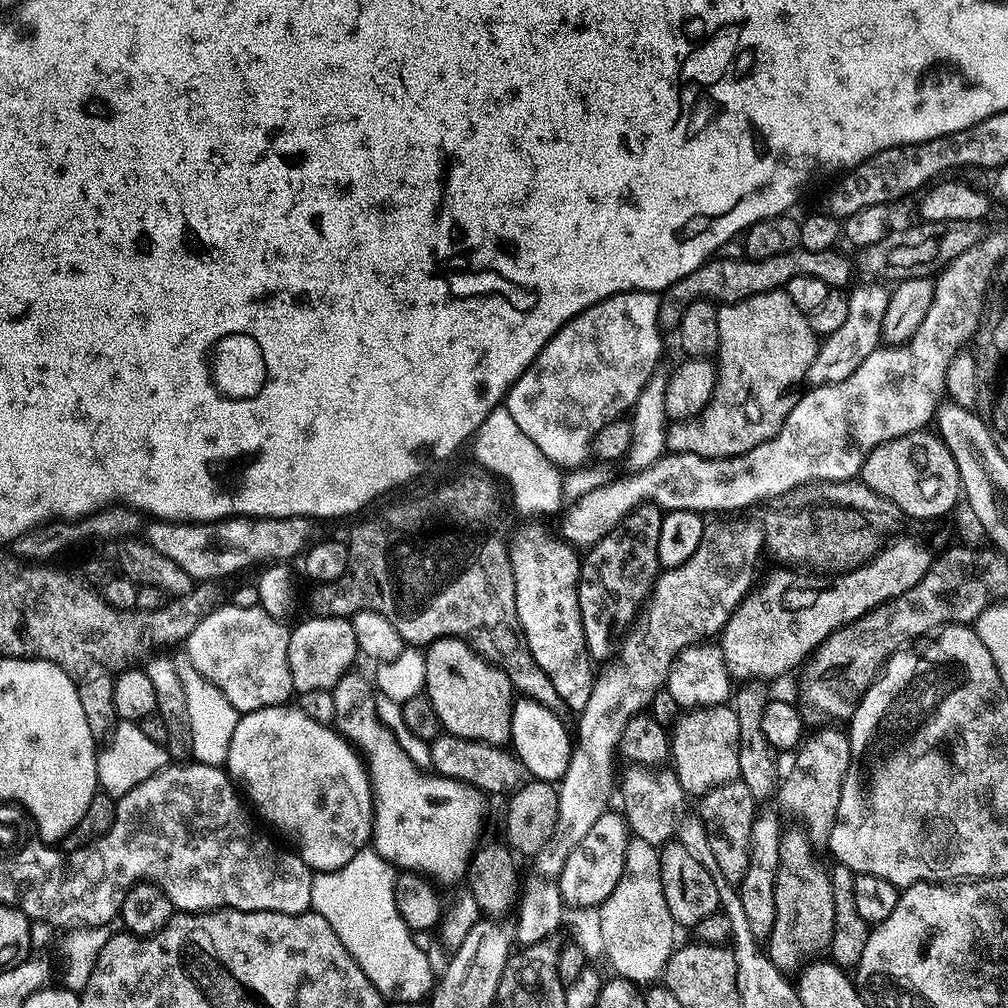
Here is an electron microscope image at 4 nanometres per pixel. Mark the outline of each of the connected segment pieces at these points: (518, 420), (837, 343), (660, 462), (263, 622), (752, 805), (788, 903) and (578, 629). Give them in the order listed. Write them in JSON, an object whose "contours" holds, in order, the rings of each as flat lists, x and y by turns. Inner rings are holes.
{"contours":[[[619,292,592,304,566,322,546,342,538,358,508,391,506,407,514,423,561,469,576,468,583,462,596,432,612,420,619,420,635,404,638,394,652,379,660,358,660,296,654,292]],[[880,282,864,283,868,284,860,284,848,292,846,322,842,322,838,330,823,337,822,343,817,347,816,357,810,364,806,377,809,385,833,384,850,378,850,374,854,374,854,370,858,370,858,366,862,366,862,362,866,362,866,358,870,358,870,354,874,354,874,350,881,347,880,317,886,314,889,289],[864,307,868,307,868,312,872,316,863,316,860,313]],[[673,452,661,455,648,468,640,472,625,475,625,480,616,480,613,484,604,484,601,488,592,488,585,496,576,500,576,505,568,512,568,525,565,526,563,535,569,541,581,540,584,546,591,546,600,537,610,534,614,526,618,526,633,508,645,502,653,502,661,509,673,512,684,510,686,500,694,500,694,492,698,492,698,482,704,476,714,476,714,460,709,456]],[[231,602,217,606,212,612,205,612,204,617,194,626,194,630,184,641,182,648,186,650,186,659,190,661,198,674,214,682,222,694,226,694,226,702,234,706,238,713,253,712,270,706,287,704,293,699,294,689,290,662,288,661,289,629,279,619,272,617,262,607,243,608]],[[737,778,711,788,699,797,698,804,698,815,710,842,710,851,718,862,718,870,722,870,726,882,739,886,746,874,746,866,750,866,752,827,758,815,758,802,753,794,750,794,746,783]],[[795,830,796,832,788,831,781,835,780,838,780,865,778,866,778,878,776,879,776,885,774,886,774,906,776,907,776,913,774,914,774,930,768,935,766,941,766,951,770,962,774,962,774,966,779,972,785,974,799,973,801,969,805,967,809,962,815,961,816,956,819,952,827,953,832,946,832,935,834,934,834,894,832,893,832,877,826,871,822,865,816,862,815,856,812,854,814,852,814,846,809,843,807,837,804,835,803,831]],[[532,524,511,537,508,557,514,570,518,618,533,659,554,682,566,705,579,714,584,711,586,702,590,702,594,679,592,660,588,657,590,641,584,633,578,602,582,560,567,539,557,536]]]}

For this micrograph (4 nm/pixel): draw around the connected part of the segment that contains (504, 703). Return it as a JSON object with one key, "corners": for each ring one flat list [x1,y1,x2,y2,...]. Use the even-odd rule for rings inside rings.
{"corners":[[442,637,423,649,426,694,438,710,445,733,487,744,507,745,512,739,514,689,508,674,476,655,462,640]]}

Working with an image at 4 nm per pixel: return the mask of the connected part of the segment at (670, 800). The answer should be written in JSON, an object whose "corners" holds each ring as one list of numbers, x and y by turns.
{"corners":[[632,764,618,782,618,794,622,796,622,812,629,831,640,840,657,846,666,844,675,835,678,813,683,811,682,802,686,794,678,782,674,768,664,766,657,769,657,774,645,765]]}

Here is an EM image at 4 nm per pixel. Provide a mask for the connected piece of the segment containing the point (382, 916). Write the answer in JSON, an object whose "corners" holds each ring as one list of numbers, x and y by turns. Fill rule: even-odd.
{"corners":[[365,848,344,867,336,871,315,873,311,886,311,909,326,918,331,928,349,954,358,962,375,988,390,1002,416,1002,427,997,434,986,436,976,429,963,425,949,418,946,415,935,409,929,396,906,394,883,397,878,395,867,384,860,375,849]]}

